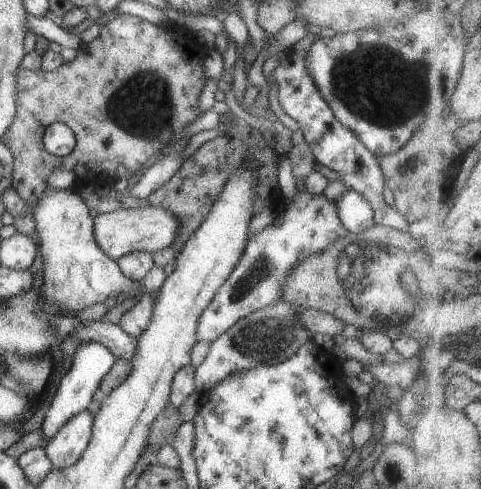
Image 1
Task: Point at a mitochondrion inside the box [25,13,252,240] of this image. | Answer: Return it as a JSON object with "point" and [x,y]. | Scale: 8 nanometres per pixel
{"point":[143,105]}

